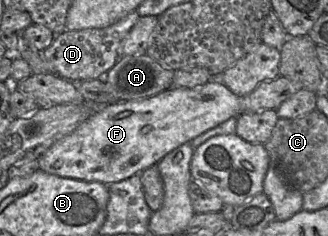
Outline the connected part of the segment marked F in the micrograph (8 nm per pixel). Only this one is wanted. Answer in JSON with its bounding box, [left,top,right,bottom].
[39,77,242,185]

